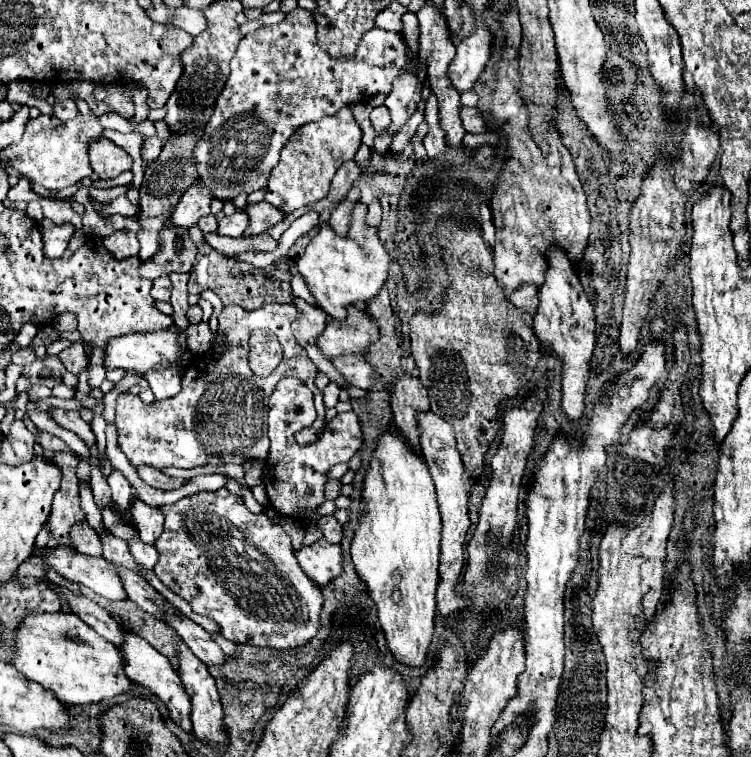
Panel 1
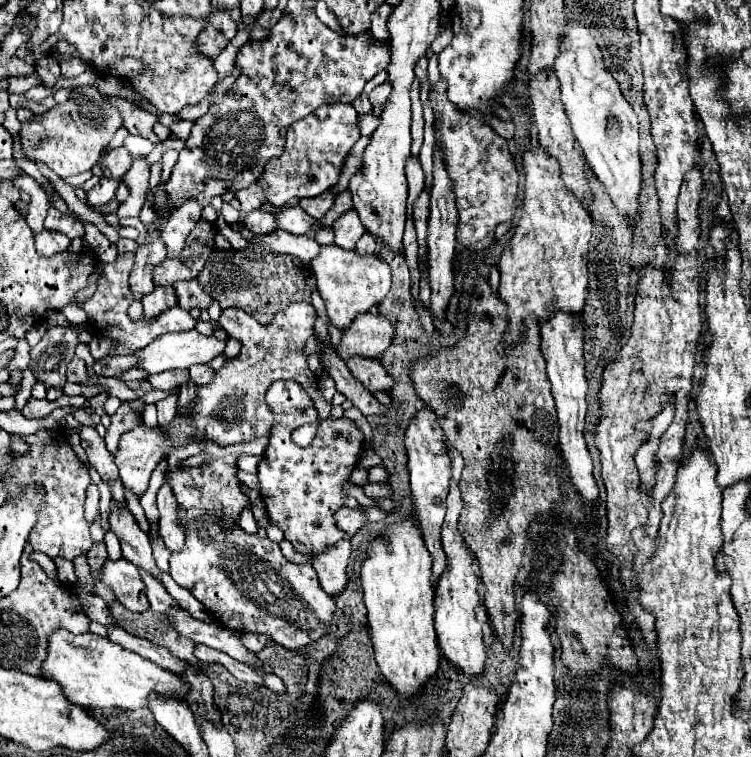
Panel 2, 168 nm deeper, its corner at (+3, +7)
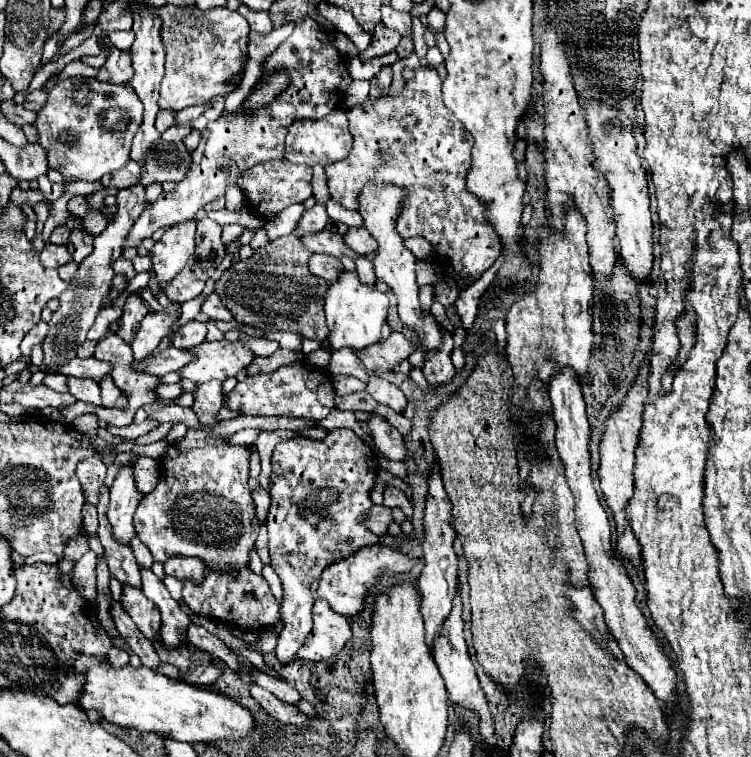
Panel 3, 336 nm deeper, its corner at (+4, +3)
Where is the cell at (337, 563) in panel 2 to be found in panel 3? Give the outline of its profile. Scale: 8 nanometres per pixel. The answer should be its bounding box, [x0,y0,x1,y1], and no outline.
[318,545,414,617]

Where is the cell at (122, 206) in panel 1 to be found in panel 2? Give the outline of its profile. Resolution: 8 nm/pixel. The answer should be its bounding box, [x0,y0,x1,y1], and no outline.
[87,179,121,207]

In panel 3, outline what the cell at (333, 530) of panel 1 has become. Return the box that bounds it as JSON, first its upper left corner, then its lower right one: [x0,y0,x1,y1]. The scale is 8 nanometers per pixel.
[364,505,392,535]

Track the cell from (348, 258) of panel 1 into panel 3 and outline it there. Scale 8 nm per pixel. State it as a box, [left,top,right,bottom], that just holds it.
[326,271,388,351]

